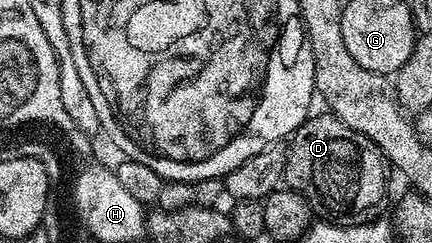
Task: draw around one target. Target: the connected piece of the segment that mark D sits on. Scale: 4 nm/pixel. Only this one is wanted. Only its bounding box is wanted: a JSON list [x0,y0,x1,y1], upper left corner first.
[285,112,386,226]

